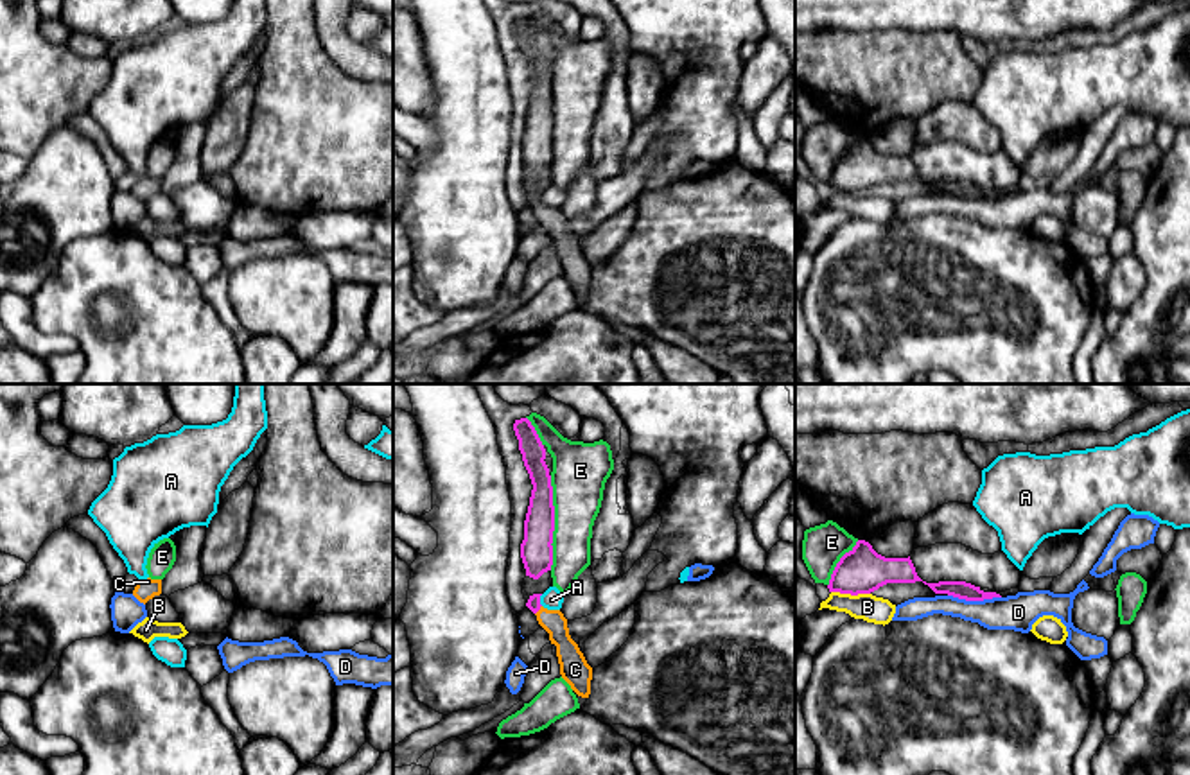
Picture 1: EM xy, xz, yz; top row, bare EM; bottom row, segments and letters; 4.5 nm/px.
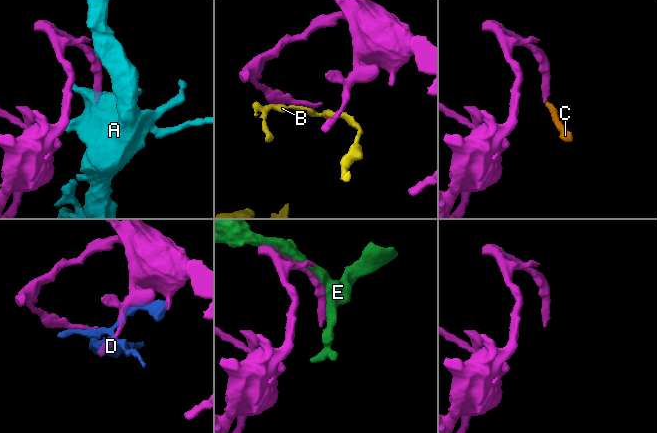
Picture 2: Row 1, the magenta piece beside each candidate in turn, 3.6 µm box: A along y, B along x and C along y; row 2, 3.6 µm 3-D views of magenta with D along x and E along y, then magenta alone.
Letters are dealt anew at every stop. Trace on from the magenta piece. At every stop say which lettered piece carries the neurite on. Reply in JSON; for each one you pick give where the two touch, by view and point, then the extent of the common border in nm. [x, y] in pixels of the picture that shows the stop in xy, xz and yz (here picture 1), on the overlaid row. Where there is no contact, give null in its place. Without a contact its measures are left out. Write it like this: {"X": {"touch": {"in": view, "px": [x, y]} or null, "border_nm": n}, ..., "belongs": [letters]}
{"C": {"touch": {"in": "xz", "px": [539, 609]}, "border_nm": 50}, "belongs": ["C"]}

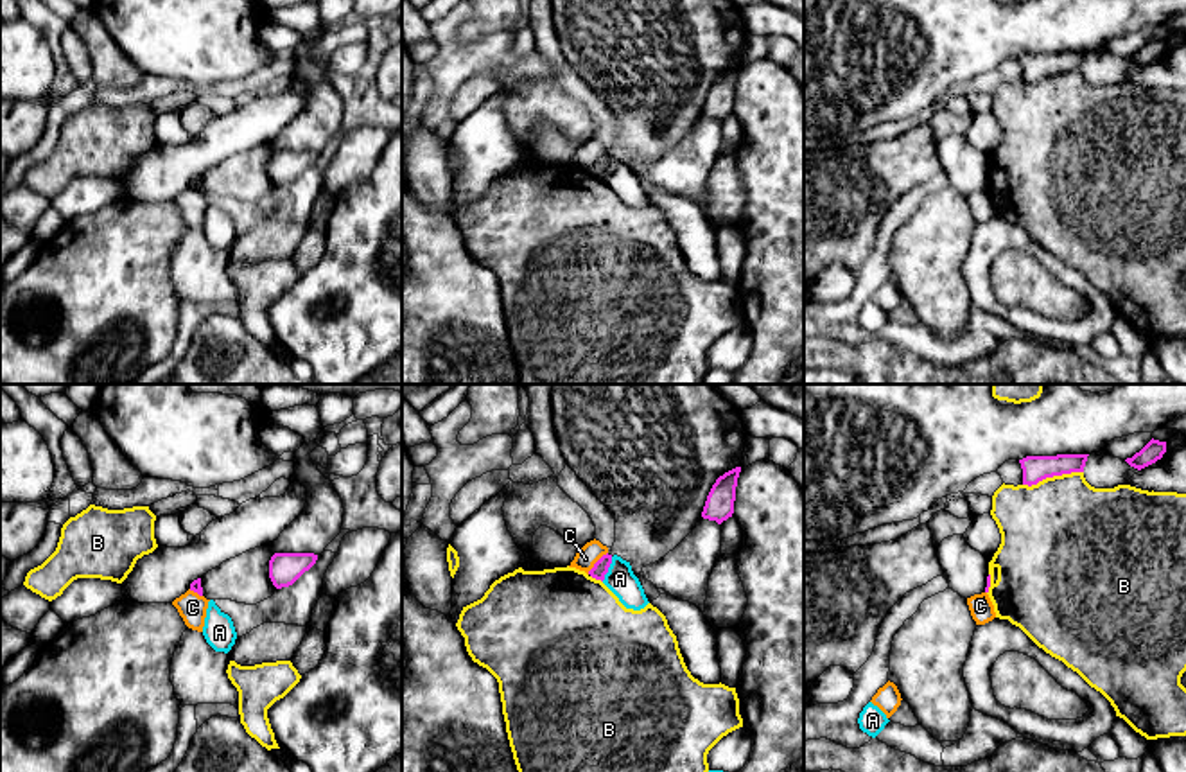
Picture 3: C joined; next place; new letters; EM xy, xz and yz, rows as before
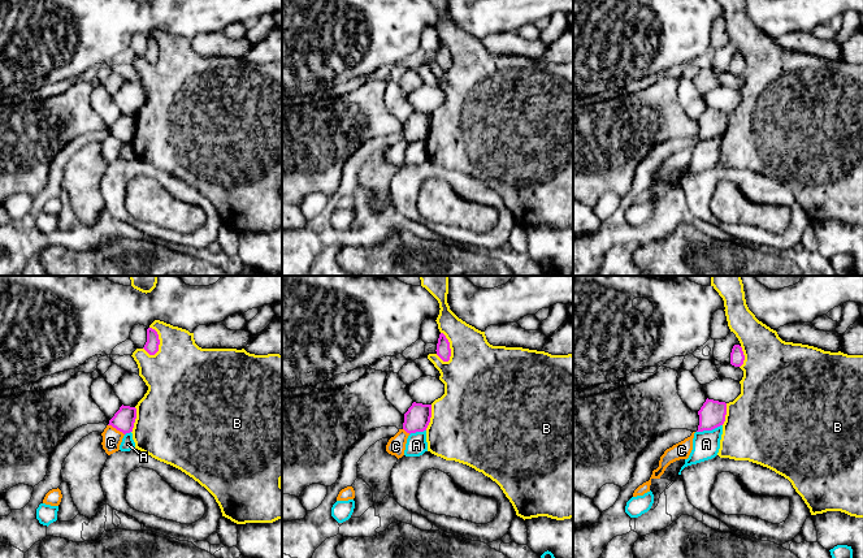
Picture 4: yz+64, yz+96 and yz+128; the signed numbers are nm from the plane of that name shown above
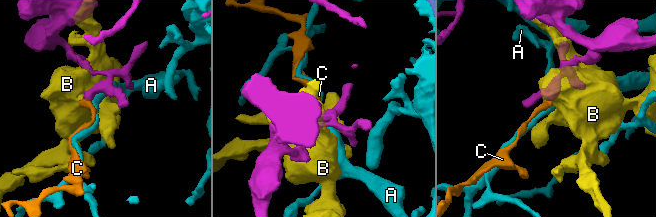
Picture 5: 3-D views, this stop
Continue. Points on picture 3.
{"belongs": []}

